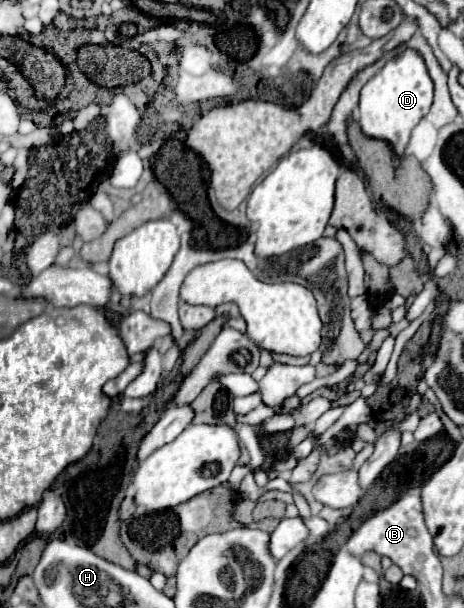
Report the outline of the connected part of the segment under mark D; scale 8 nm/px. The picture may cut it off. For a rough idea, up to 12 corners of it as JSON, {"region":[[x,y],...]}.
{"region":[[403,49],[363,89],[359,127],[405,155],[433,81]]}

